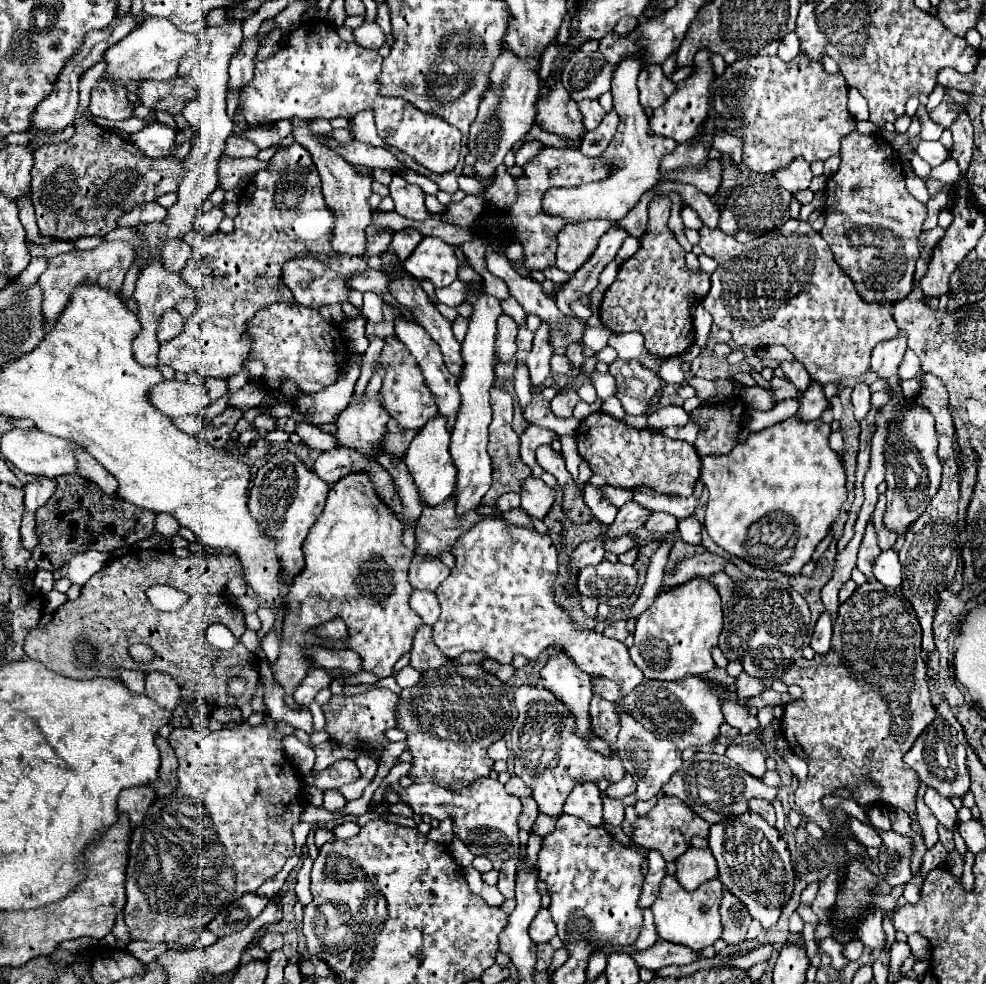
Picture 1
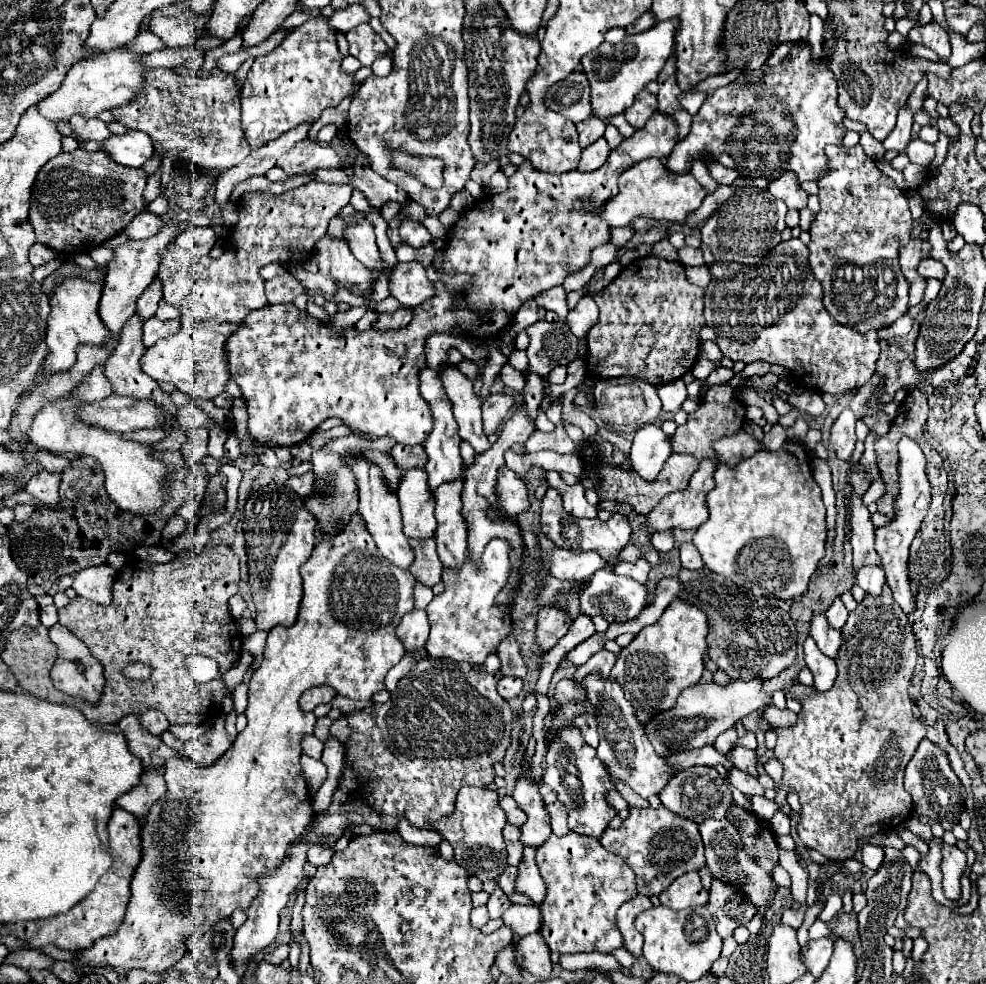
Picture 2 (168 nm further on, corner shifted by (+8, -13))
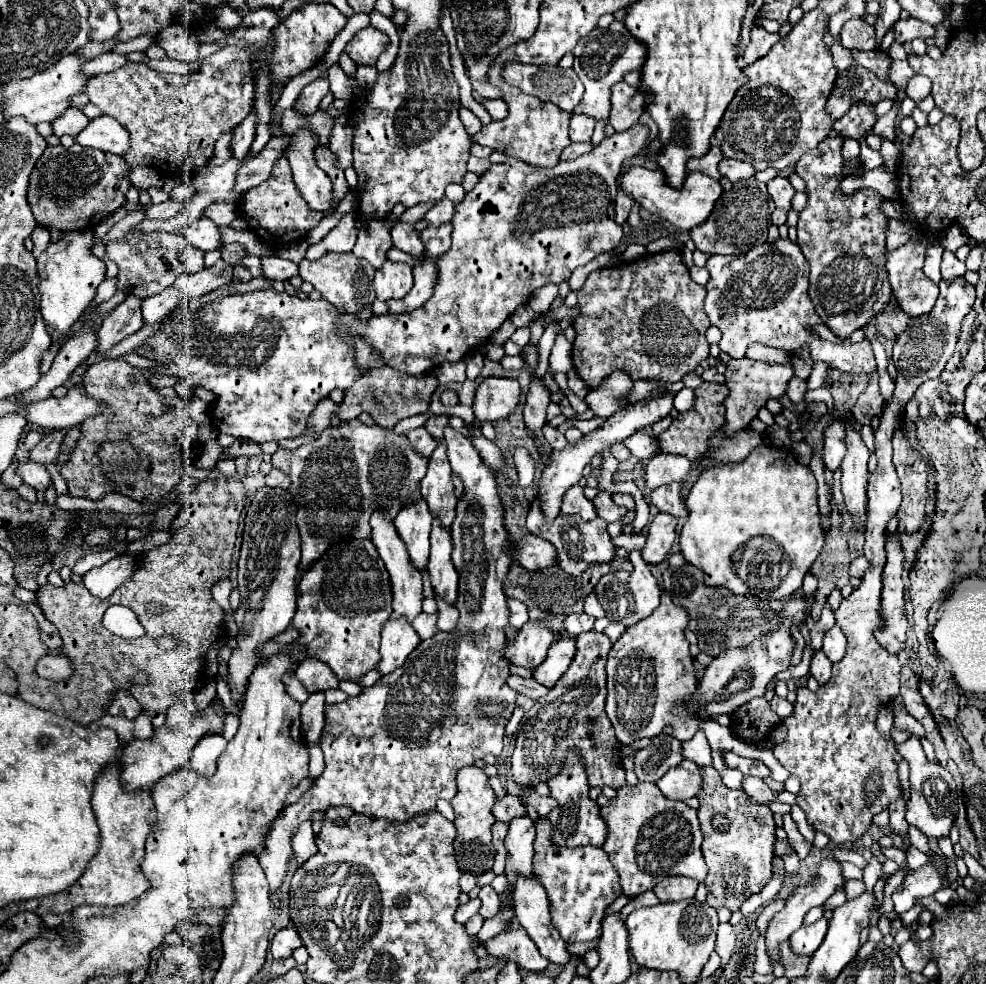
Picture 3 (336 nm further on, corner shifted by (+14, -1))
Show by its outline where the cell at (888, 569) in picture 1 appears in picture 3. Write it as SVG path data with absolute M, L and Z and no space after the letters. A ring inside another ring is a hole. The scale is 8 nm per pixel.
M860 555L860 557L856 557L856 559L852 561L852 565L850 565L850 575L856 577L856 579L862 579L864 573L868 571L868 567L870 567L870 561L868 561L864 555Z

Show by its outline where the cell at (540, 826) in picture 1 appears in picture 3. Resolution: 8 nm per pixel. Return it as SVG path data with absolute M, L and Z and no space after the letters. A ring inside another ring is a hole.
M534 875L518 877L514 883L512 899L516 919L528 931L530 939L536 943L540 953L546 959L550 959L550 963L566 965L570 953L566 951L564 941L560 941L556 929L552 929L552 923L548 921L548 897L540 881L536 881Z

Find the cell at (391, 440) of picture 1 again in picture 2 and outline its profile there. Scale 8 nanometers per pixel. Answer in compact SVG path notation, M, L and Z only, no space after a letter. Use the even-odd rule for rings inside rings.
M396 445L392 451L392 457L396 459L400 469L412 469L412 467L424 467L426 465L426 451L422 445Z

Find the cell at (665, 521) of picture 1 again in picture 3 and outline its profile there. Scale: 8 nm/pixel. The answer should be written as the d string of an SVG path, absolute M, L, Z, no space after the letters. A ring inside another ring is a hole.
M658 513L648 527L646 547L642 551L642 559L646 563L660 563L668 557L668 551L676 539L676 523L678 519L666 513Z

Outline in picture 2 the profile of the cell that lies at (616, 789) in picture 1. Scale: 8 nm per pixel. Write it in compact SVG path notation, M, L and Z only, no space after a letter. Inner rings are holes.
M566 727L556 733L548 747L550 749L546 753L546 771L542 781L550 787L550 791L556 793L558 801L566 805L570 831L600 839L608 823L616 817L616 809L604 801L604 791L614 789L604 763L598 759L596 749L582 739L576 727Z

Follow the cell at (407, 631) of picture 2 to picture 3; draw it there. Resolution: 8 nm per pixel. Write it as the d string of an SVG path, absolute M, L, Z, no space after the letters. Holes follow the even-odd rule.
M396 617L388 619L382 627L382 643L380 643L380 655L382 661L376 665L376 669L386 675L392 673L392 669L400 667L406 657L420 645L420 635L416 629L410 625L406 617Z

